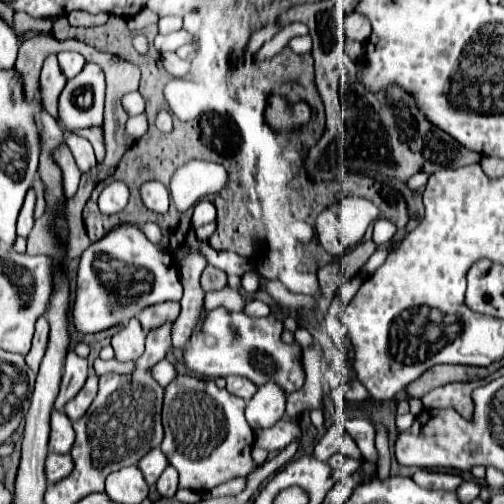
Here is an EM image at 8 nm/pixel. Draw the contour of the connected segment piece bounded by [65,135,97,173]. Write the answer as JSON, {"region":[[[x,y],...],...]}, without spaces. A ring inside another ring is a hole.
{"region":[[[67,135],[65,143],[69,145],[73,157],[75,157],[75,163],[77,167],[85,173],[87,169],[91,169],[91,165],[95,165],[95,153],[91,149],[91,143],[85,139],[85,137],[79,137],[79,135]]]}

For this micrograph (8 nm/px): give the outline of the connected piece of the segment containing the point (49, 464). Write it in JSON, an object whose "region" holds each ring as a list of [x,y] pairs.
{"region":[[[49,453],[47,461],[45,461],[45,473],[47,473],[47,483],[57,483],[63,477],[67,477],[73,469],[71,457],[69,455],[57,455],[57,453]]]}

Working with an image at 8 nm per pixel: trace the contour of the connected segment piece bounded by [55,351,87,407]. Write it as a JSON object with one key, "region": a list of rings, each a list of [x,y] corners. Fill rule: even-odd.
{"region":[[[73,351],[67,353],[63,381],[61,381],[59,395],[55,399],[55,407],[65,407],[65,403],[81,391],[81,387],[85,385],[85,379],[87,379],[87,359],[81,359]]]}

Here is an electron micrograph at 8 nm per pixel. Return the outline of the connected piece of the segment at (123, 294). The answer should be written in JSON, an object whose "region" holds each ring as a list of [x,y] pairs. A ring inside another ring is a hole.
{"region":[[[119,225],[109,231],[97,243],[91,243],[89,249],[83,251],[79,267],[77,267],[77,287],[75,301],[71,307],[71,323],[79,333],[99,333],[115,325],[125,325],[129,319],[137,317],[145,307],[157,305],[163,301],[181,301],[183,287],[177,279],[175,261],[167,253],[159,253],[159,249],[133,225]]]}

